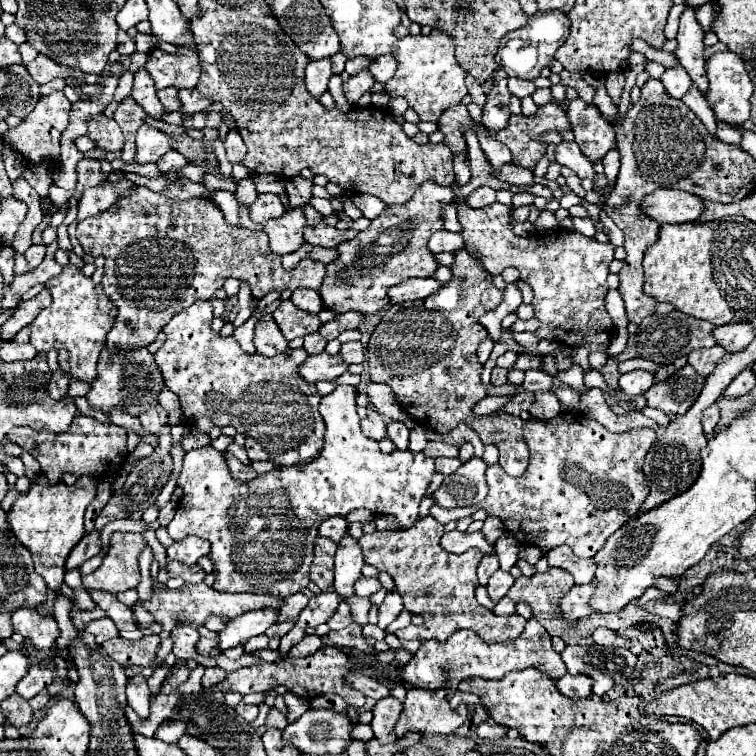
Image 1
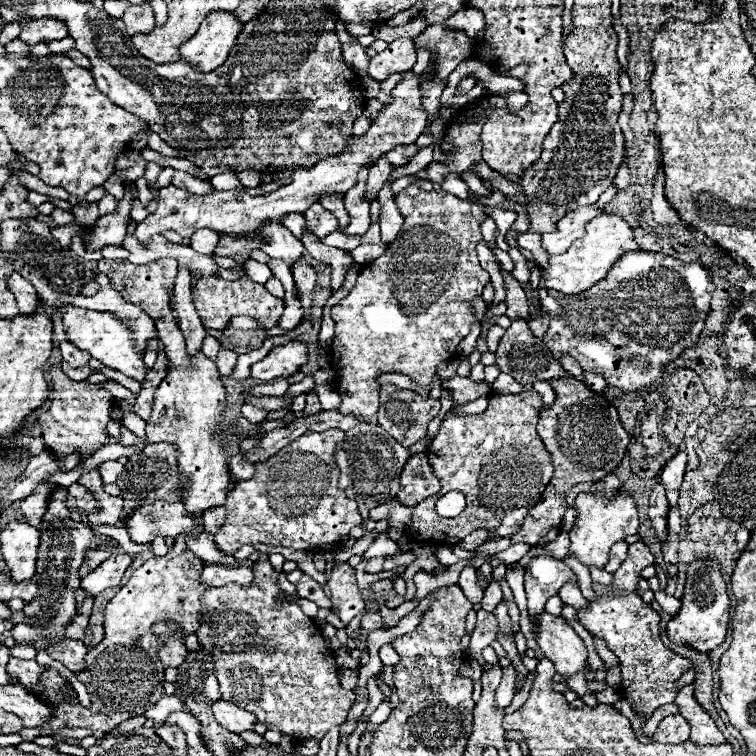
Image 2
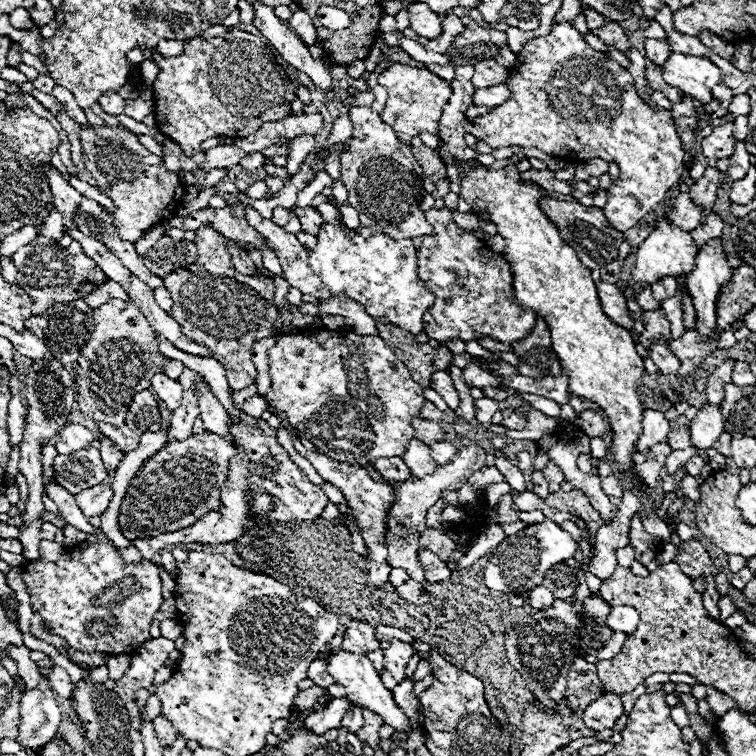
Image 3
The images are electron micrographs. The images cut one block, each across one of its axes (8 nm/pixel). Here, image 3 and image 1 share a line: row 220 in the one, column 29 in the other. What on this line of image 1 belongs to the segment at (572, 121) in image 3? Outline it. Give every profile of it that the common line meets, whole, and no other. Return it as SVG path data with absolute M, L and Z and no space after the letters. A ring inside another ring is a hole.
M20 608L12 614L14 632L20 632L24 638L32 640L34 648L44 652L46 656L54 656L56 638L60 634L54 618L42 618L36 610Z

